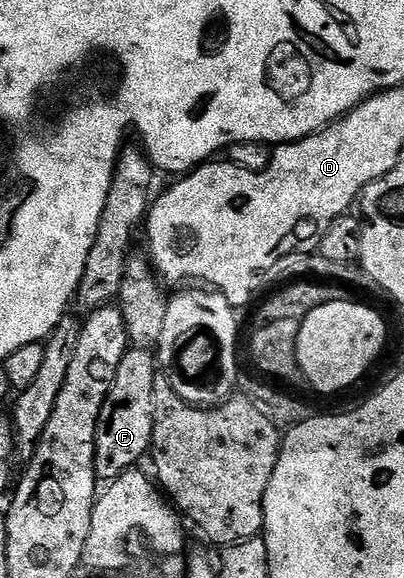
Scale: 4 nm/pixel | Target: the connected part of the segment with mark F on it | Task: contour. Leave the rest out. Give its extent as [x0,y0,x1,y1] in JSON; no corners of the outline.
[95,346,159,482]

